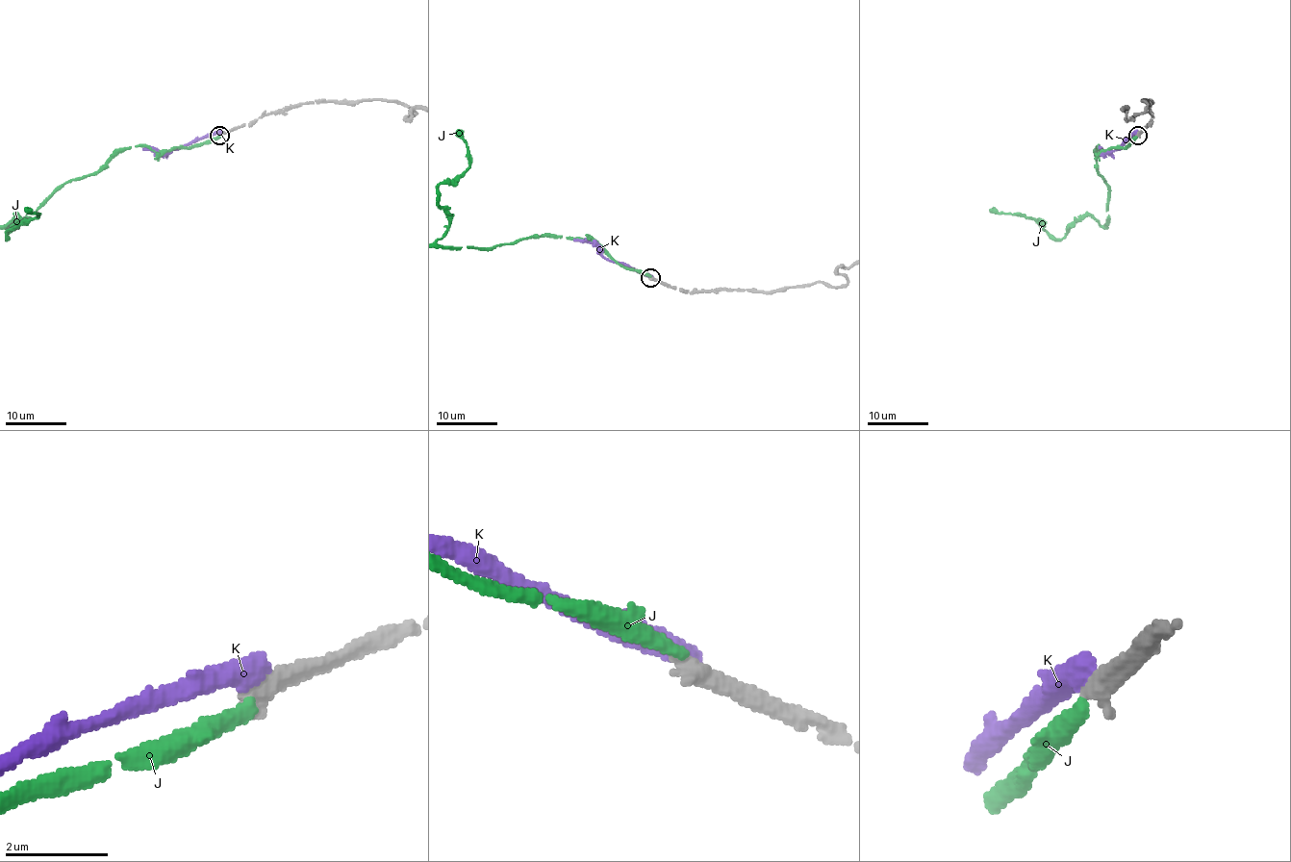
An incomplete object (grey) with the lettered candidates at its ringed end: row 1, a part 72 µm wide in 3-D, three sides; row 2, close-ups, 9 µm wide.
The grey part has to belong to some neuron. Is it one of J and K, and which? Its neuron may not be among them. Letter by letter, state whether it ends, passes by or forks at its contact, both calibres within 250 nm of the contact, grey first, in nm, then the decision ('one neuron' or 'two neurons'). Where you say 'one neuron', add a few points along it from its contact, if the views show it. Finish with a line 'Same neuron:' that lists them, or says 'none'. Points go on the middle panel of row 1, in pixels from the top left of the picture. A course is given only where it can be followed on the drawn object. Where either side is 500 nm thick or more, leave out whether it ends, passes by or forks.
J: it ends there; 400 nm thick on the grey side, 280 nm on the other; two neurons
K: it ends there; 420 nm thick on the grey side, 480 nm on the other; two neurons
Same neuron: none

